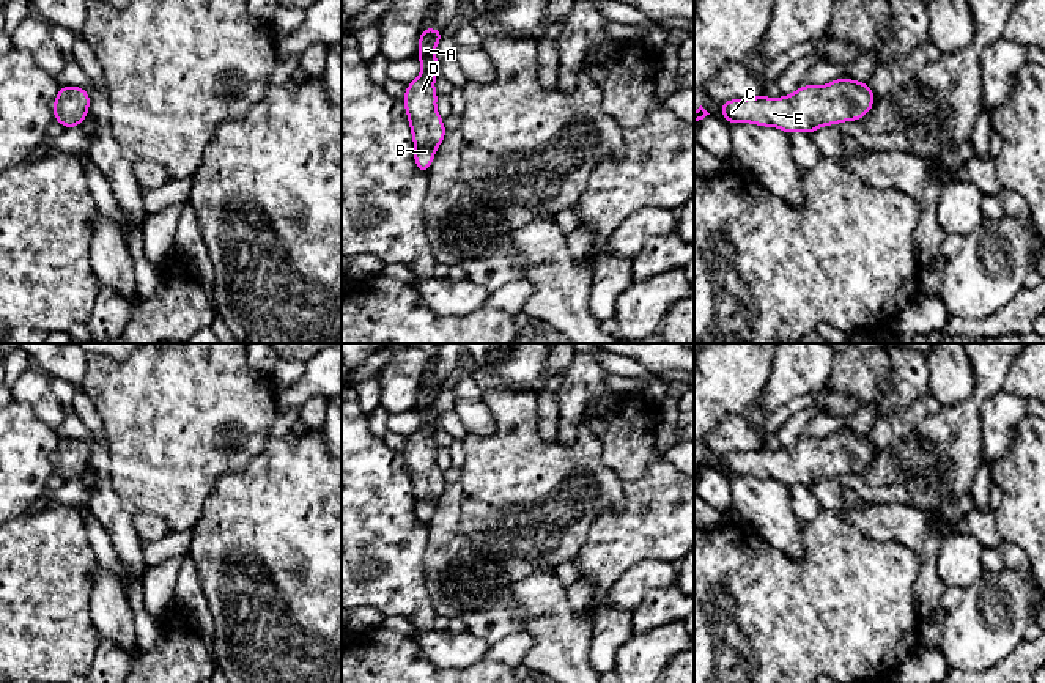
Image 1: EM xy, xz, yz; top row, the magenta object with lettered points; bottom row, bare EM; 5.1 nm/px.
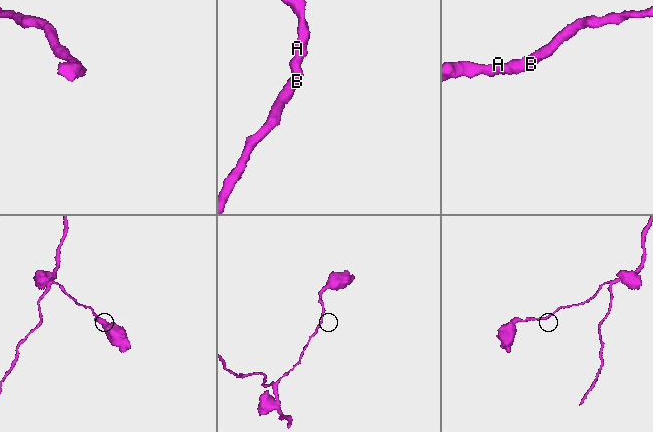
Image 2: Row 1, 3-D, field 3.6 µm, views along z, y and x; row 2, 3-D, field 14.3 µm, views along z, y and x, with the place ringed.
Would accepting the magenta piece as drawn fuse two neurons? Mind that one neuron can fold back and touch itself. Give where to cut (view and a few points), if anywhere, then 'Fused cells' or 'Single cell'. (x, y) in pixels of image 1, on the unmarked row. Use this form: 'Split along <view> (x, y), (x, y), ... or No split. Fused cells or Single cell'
No split. Single cell

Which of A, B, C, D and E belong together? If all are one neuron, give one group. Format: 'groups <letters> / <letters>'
groups A B C D E

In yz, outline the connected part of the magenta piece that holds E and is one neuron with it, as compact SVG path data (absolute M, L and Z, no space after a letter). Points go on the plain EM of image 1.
M840 430L823 439L799 437L790 449L730 452L721 455L724 475L752 475L777 480L787 486L812 486L822 478L859 474L875 455L867 434Z

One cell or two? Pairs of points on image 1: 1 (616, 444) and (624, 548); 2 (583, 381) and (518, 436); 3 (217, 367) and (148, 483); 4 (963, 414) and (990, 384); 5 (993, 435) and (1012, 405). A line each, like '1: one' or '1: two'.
1: one
2: two
3: one
4: one
5: one

